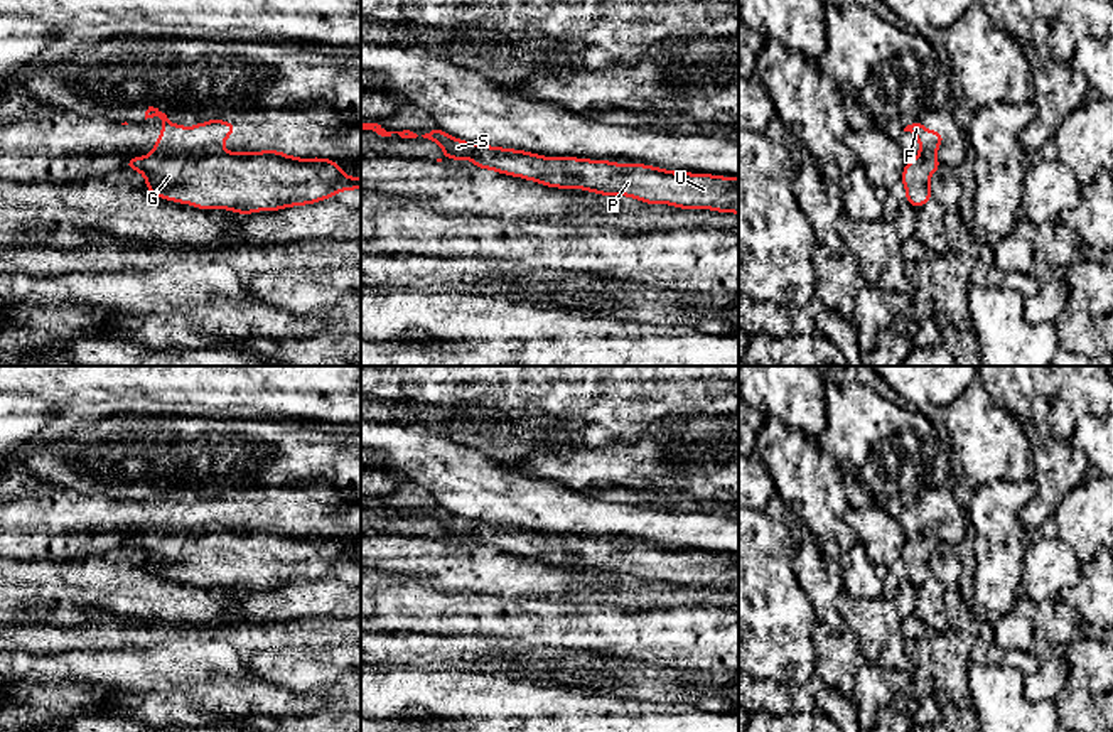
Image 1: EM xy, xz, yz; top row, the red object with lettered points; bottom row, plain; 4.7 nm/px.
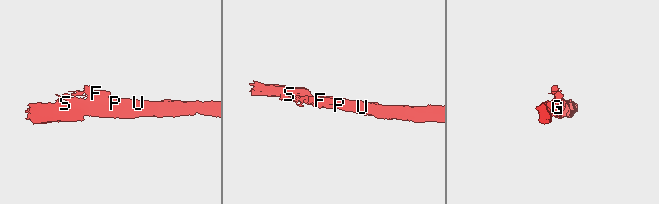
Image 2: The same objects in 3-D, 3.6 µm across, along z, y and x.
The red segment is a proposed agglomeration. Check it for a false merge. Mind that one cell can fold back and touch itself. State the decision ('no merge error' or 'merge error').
merge error

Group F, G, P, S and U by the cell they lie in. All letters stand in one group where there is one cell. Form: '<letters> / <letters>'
F / G P S U

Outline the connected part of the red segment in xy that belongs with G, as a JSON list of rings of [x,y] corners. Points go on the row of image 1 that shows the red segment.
[[[270,148],[212,152],[184,162],[132,157],[125,167],[140,172],[155,197],[238,214],[315,204],[341,191],[361,189],[361,177],[346,175],[336,160],[300,159]]]

